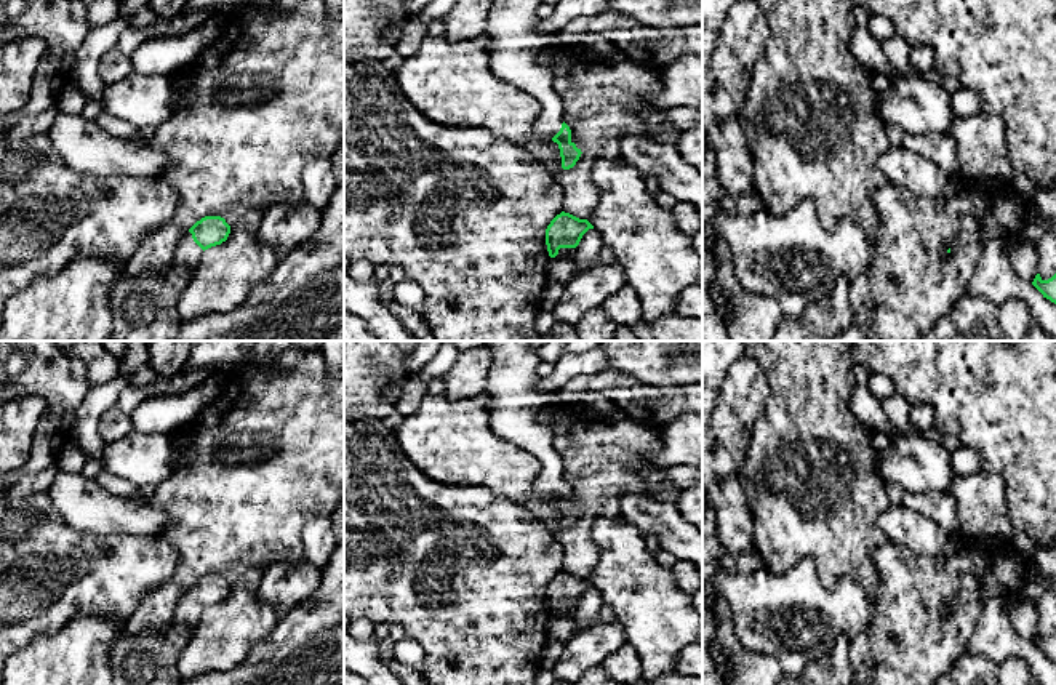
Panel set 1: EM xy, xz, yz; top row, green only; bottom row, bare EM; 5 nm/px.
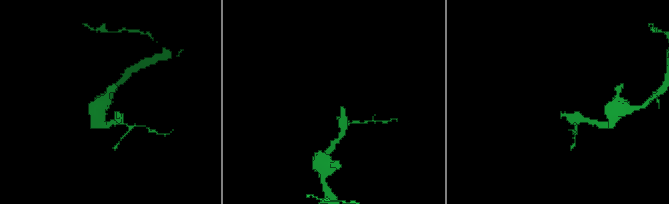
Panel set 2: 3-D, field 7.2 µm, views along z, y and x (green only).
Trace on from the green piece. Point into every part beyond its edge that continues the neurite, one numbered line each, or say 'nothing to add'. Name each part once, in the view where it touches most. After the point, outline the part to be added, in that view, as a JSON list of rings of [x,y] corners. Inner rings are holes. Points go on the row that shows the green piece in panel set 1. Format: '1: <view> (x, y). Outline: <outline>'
1: xy (188, 252). Outline: [[[186,230],[178,243],[173,258],[192,269],[197,269],[202,261],[203,250],[194,242],[192,234]]]

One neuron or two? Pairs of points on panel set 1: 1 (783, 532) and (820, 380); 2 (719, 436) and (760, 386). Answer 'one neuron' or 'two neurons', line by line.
1: one neuron
2: one neuron

